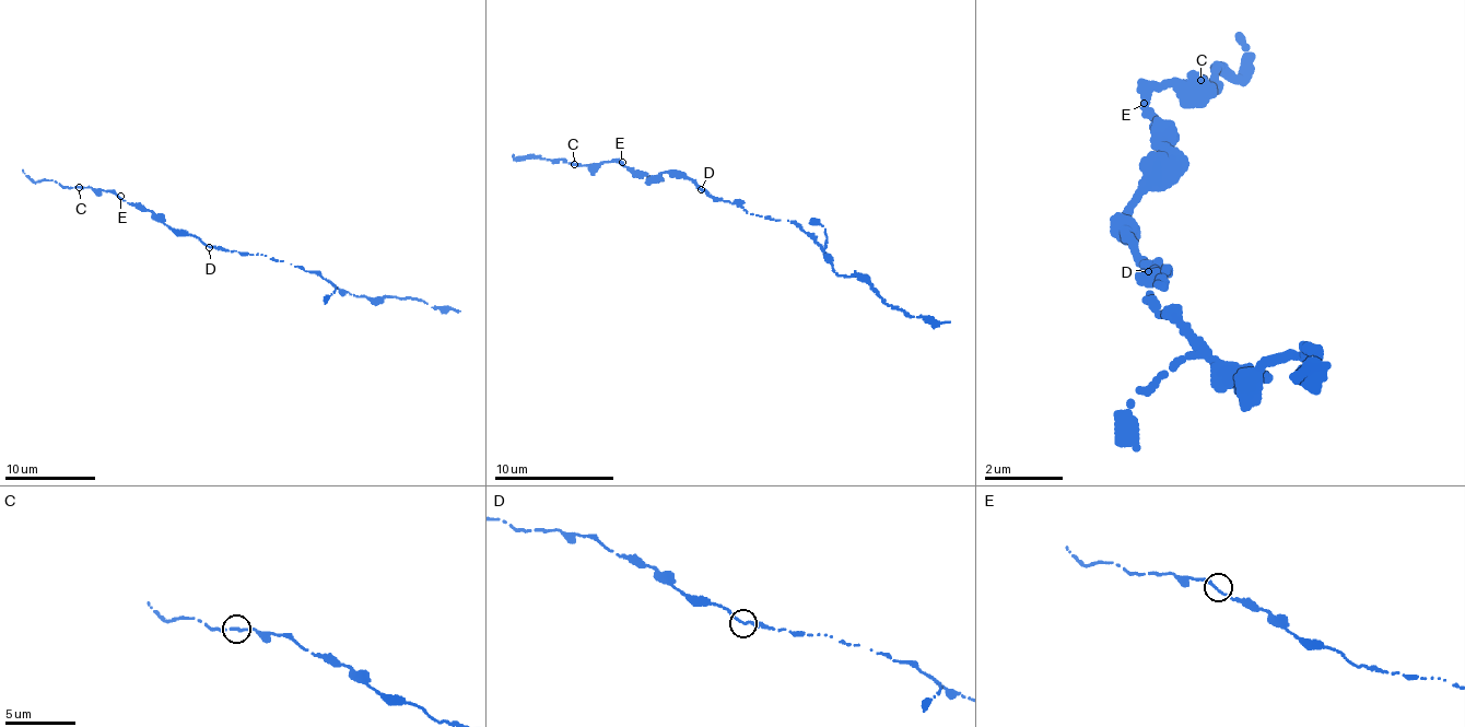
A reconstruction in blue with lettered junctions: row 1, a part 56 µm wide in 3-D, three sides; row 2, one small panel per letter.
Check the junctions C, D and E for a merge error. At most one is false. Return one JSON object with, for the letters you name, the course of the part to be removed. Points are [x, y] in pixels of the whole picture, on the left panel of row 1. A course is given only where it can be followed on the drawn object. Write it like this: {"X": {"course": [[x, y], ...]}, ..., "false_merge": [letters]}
{"false_merge": []}

